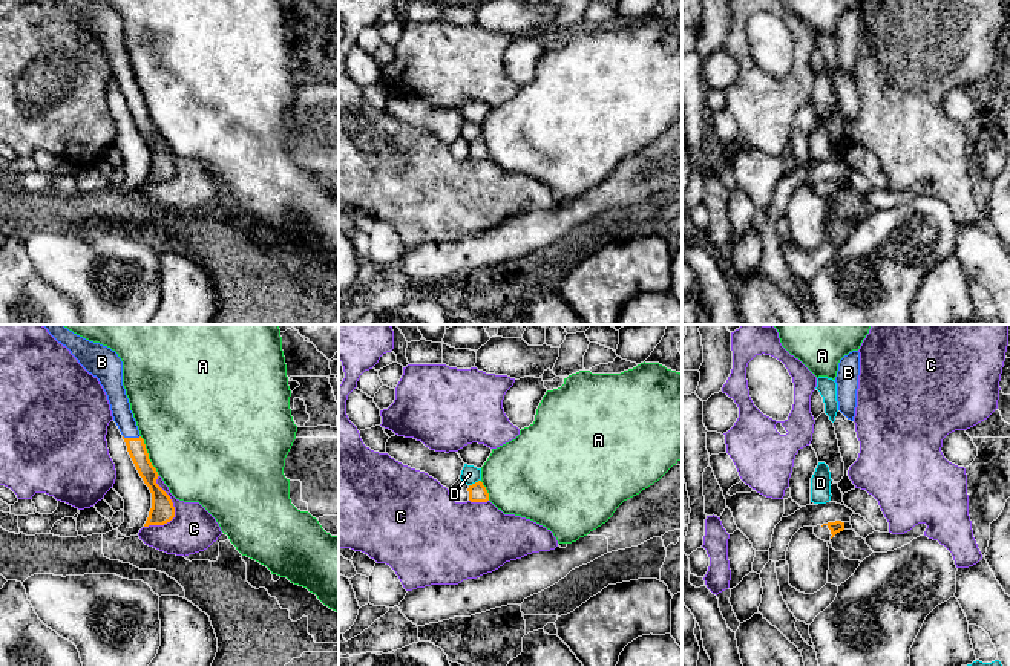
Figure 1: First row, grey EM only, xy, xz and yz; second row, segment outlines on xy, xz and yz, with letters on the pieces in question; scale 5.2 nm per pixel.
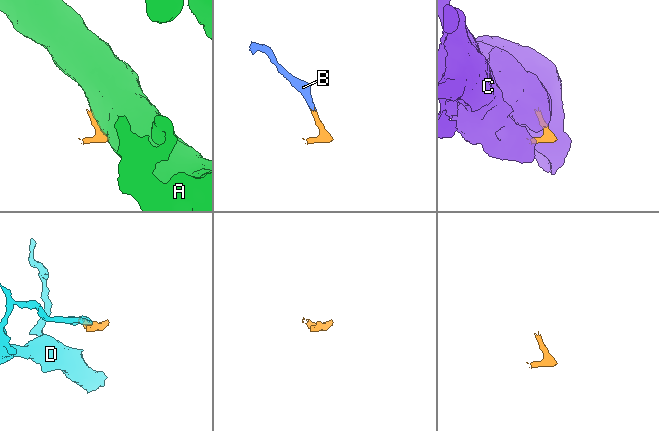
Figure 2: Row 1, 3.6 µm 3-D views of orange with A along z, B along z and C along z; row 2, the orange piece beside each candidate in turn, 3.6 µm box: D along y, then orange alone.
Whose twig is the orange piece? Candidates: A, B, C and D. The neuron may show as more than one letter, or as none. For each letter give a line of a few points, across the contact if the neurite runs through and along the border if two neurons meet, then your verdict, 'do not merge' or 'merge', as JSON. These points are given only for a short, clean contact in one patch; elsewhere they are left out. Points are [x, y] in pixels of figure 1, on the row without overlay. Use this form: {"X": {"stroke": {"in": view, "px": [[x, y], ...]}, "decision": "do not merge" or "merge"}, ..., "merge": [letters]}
{"A": {"decision": "do not merge"}, "B": {"stroke": {"in": "xy", "px": [[137, 106], [132, 95], [120, 63]]}, "decision": "merge"}, "C": {"decision": "do not merge"}, "D": {"stroke": {"in": "xz", "px": [[480, 137], [469, 143]]}, "decision": "do not merge"}, "merge": ["B"]}

